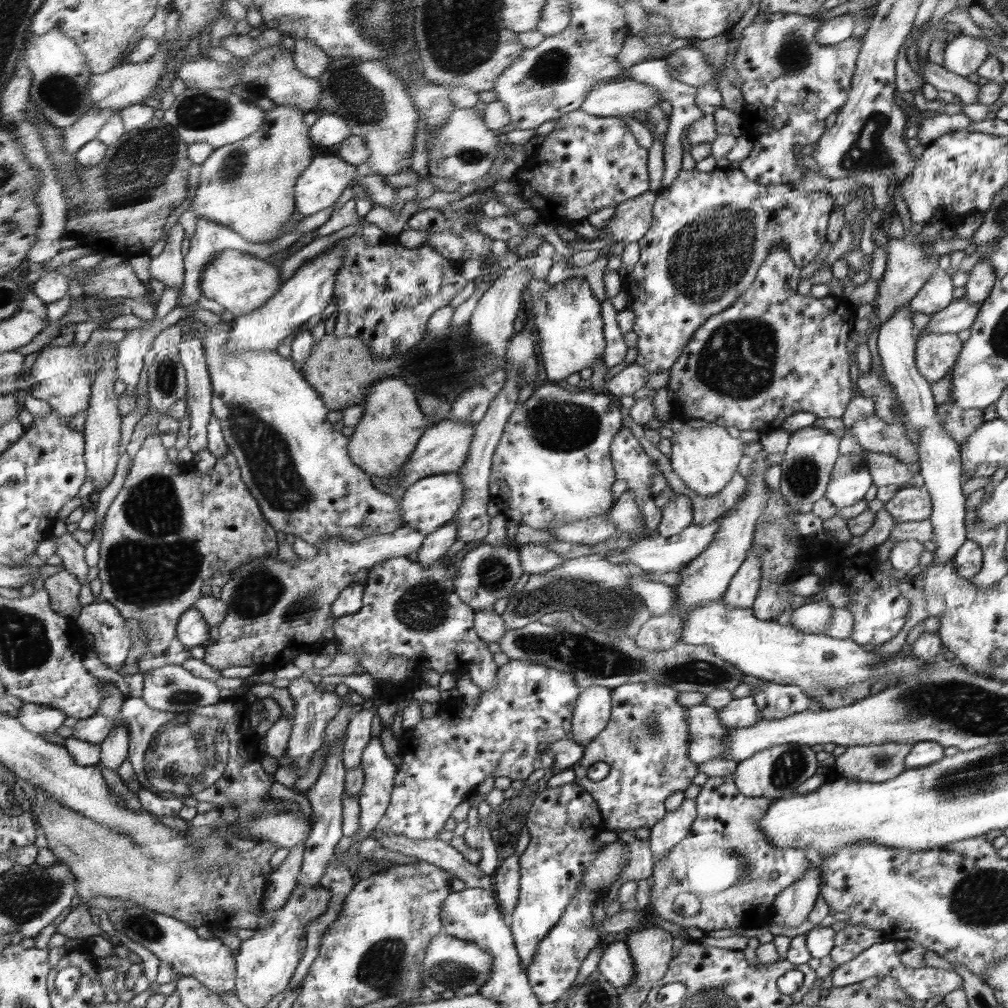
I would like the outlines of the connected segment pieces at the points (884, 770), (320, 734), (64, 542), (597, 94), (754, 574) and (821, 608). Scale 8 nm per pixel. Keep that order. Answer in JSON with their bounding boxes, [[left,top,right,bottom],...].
[[834,743,912,783],[278,675,344,777],[55,533,88,585],[580,78,662,117],[723,552,761,608],[790,600,834,635]]

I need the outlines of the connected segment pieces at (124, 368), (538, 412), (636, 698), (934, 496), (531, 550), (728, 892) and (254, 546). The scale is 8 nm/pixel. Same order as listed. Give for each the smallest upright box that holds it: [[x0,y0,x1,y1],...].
[[116,307,191,394],[488,382,622,530],[571,682,699,830],[878,304,966,566],[506,534,566,575],[649,776,810,932],[97,429,278,674]]

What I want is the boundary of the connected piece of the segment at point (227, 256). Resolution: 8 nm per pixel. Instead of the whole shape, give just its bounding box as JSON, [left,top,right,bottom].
[199,249,284,317]

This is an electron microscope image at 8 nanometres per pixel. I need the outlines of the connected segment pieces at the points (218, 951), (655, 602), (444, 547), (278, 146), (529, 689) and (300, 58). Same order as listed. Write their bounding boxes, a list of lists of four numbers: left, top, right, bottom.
[[107,907,237,994],[630,574,678,617],[418,519,458,566],[192,105,312,243],[376,659,581,840],[293,39,331,80]]

